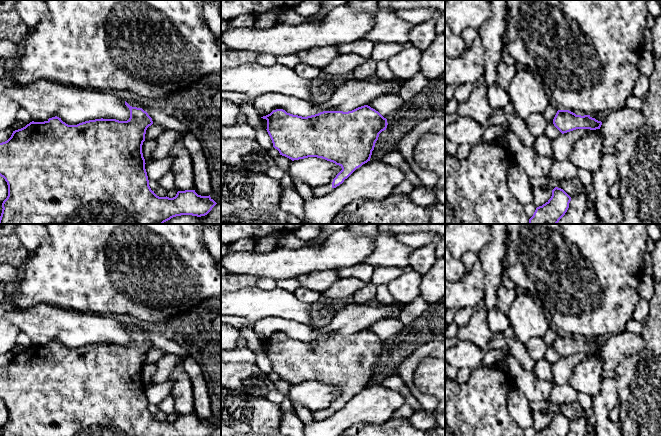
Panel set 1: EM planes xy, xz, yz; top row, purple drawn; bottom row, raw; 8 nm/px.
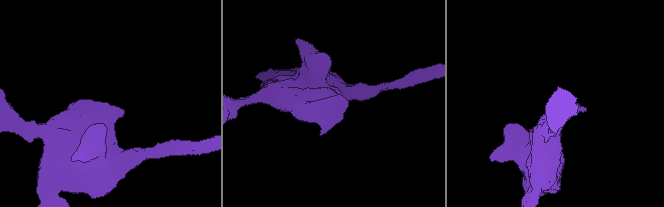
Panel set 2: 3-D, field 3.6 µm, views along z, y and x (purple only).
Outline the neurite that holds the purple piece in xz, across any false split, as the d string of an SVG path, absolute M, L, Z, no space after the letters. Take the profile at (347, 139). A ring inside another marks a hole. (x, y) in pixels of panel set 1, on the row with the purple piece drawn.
M368 105L348 112L323 111L307 117L276 109L261 118L267 120L266 130L273 147L279 151L280 155L292 161L308 157L322 158L342 168L329 184L312 188L315 197L329 194L357 168L370 161L379 134L386 130L388 125L387 119Z

